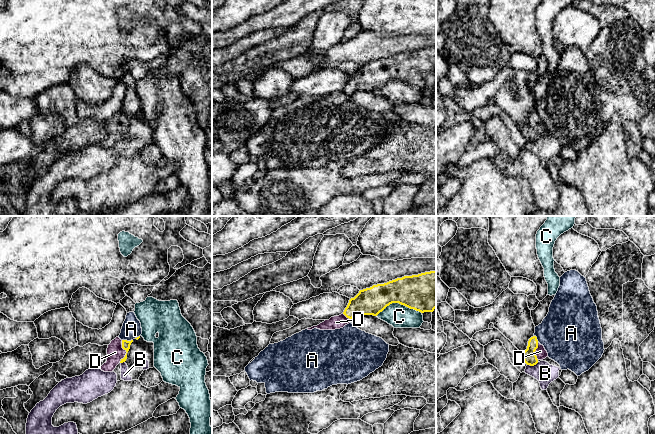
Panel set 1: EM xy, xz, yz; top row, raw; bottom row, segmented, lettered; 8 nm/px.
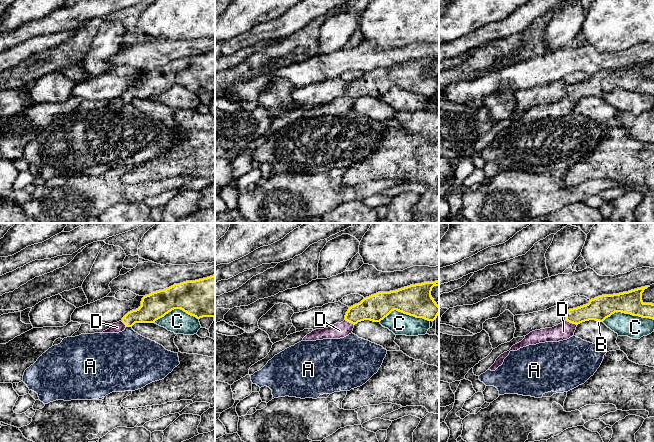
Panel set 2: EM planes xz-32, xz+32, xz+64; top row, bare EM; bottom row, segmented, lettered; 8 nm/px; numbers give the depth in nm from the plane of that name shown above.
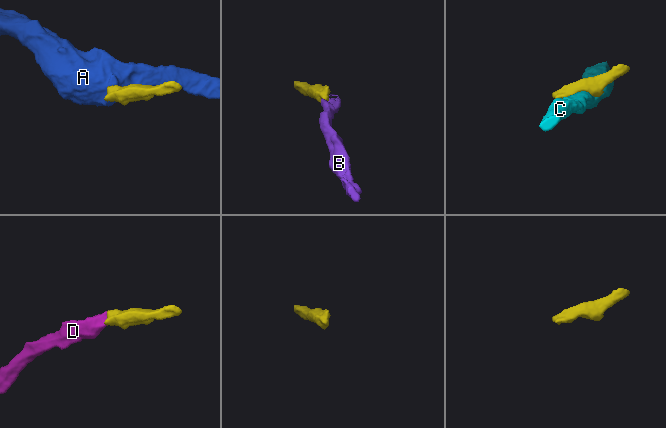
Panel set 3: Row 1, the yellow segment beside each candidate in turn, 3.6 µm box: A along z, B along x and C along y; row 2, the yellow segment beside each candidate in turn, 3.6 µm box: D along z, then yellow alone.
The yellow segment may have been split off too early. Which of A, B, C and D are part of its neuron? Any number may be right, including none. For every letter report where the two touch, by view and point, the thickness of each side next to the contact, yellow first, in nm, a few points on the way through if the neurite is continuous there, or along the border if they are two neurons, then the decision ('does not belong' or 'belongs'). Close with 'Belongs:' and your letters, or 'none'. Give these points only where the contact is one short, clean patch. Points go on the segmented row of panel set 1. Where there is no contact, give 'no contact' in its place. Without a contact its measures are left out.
A: contact xy (126, 340); calibres 70 and 160 nm; border xy (122, 339), (132, 340); does not belong
B: contact yz (532, 365); calibres 110 and 160 nm; does not belong
C: contact xz (398, 302); calibres 300 and 190 nm; does not belong
D: contact xy (126, 351); calibres 70 and 140 nm; way xy (126, 344), (126, 351), (115, 352); belongs
Belongs: D

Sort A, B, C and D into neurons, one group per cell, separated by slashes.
A / B / C / D

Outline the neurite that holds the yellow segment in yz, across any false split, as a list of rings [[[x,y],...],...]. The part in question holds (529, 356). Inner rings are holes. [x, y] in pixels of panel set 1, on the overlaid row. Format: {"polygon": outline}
{"polygon": [[[533,336],[528,341],[528,346],[525,351],[520,352],[522,359],[527,365],[534,366],[539,360],[548,357],[548,353],[544,346],[541,345],[536,336]]]}

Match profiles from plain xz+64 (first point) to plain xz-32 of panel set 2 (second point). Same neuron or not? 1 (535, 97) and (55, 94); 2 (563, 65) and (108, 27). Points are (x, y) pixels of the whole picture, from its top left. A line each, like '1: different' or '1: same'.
1: different
2: different

